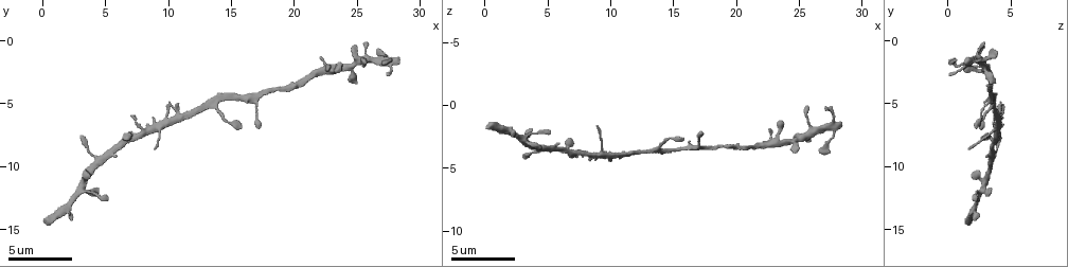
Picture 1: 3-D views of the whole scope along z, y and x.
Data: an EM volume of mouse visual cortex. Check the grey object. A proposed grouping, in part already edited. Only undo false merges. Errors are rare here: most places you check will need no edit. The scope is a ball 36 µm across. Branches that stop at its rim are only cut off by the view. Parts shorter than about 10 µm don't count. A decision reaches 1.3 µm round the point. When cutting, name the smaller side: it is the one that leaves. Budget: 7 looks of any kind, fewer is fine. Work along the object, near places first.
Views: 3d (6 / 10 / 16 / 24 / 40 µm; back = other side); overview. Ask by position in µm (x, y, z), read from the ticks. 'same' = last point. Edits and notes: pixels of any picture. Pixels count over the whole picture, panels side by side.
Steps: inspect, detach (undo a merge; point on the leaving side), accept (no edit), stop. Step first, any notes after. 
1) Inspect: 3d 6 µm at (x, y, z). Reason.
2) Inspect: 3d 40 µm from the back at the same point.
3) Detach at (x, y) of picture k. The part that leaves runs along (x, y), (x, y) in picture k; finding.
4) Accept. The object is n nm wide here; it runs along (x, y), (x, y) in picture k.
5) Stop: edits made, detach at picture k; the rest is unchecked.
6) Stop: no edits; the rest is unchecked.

Inspect: 3d 10 µm at (4.2, 10.2, 3.2). Two arms in line, one across.

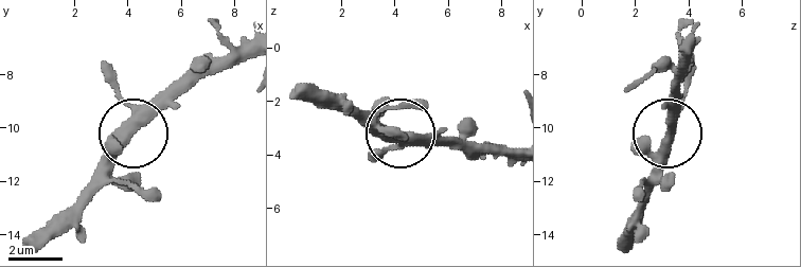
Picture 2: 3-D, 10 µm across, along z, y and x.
Inspect: 3d 6 µm at (4.1, 10.2, 3.2).

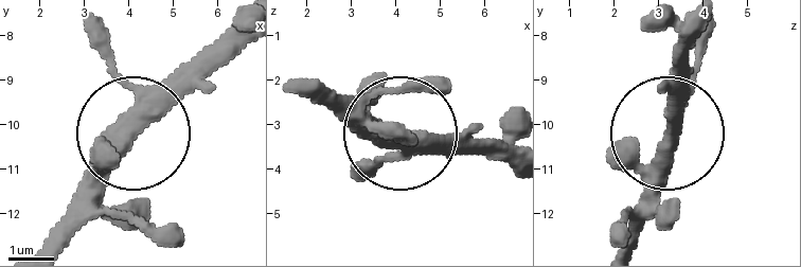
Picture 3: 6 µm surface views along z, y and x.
Accept. It runs along (514, 161), (434, 150), (313, 105) in picture 3; continuous, no second neuron.

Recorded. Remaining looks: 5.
Inspect: 3d 10 µm at (7.8, 7.2, 3.8). A narrow waist.

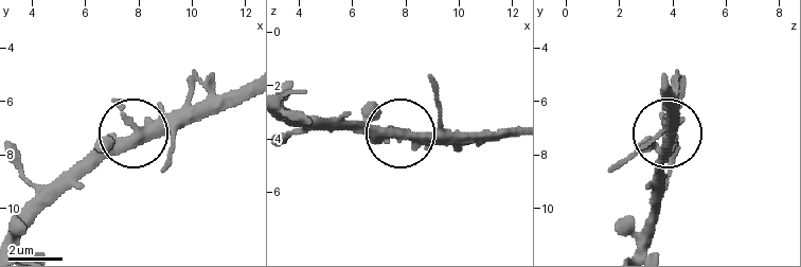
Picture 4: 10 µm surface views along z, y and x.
Inspect: 3d 6 µm at (8.0, 7.0, 3.8). Closer look.

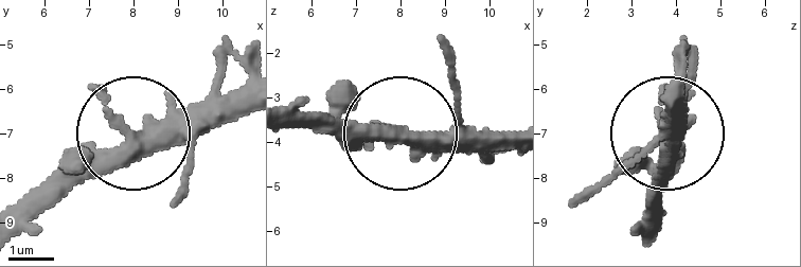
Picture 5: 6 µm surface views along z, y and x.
Accept. It runs along (244, 87), (130, 132), (54, 205) in picture 5; one neuron here.

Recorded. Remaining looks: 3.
Inspect: 3d 10 µm at (21.6, 2.6, 3.0). Thick turns thin.

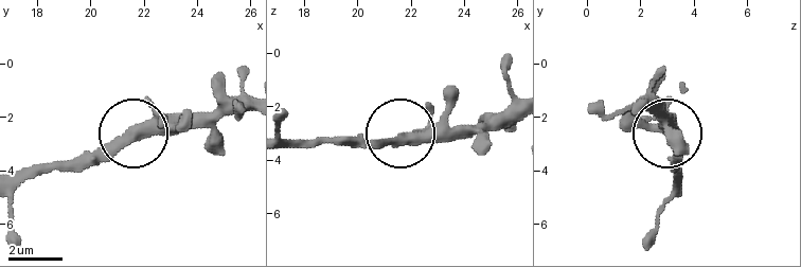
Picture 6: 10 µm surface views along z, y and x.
Accept. It runs along (21, 175), (96, 164), (138, 131), (210, 125) in picture 6; all the same neuron.

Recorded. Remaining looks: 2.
Stop: no edits; the rest is unchecked.

